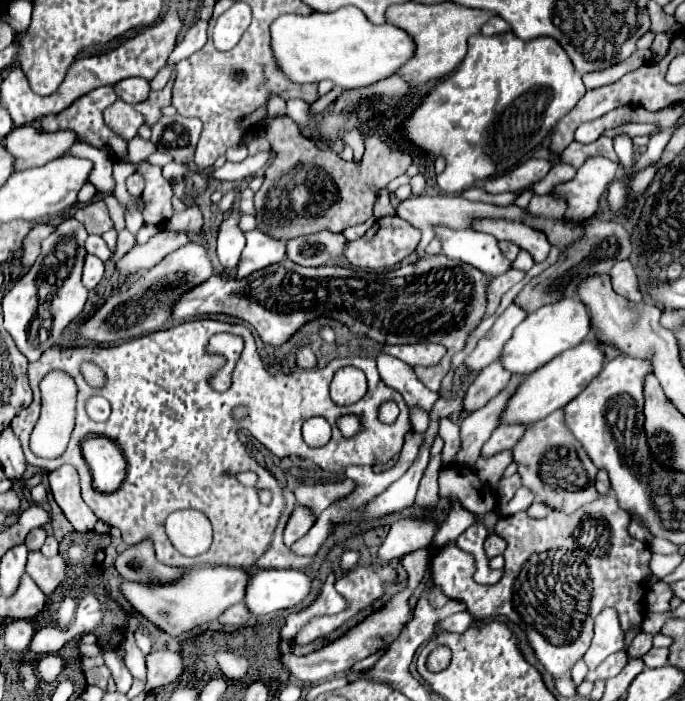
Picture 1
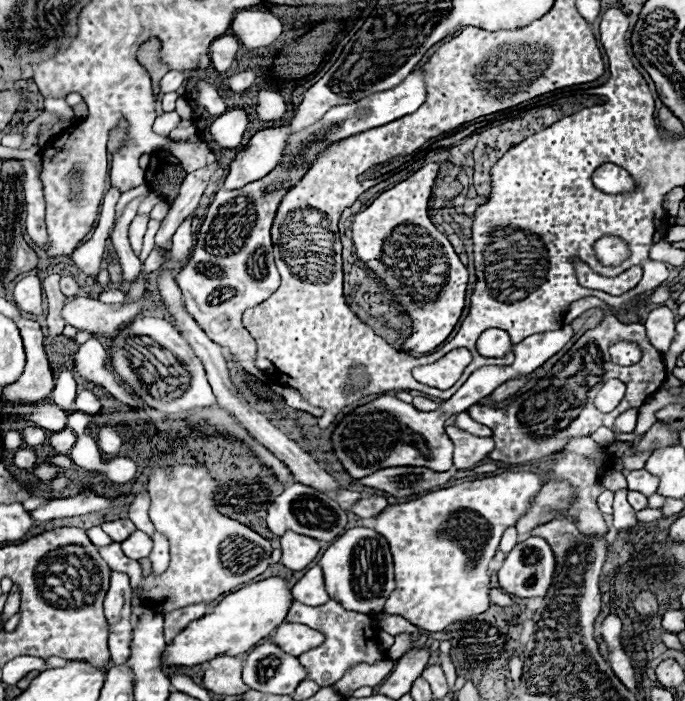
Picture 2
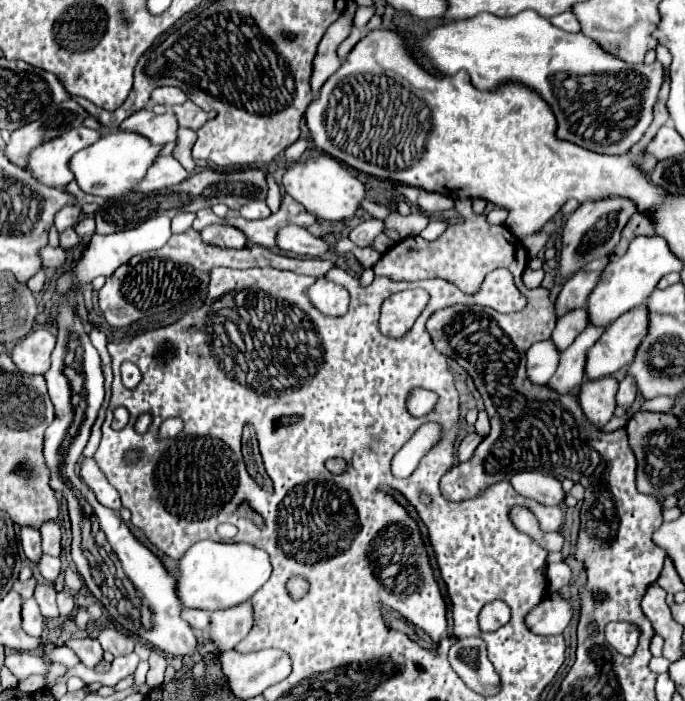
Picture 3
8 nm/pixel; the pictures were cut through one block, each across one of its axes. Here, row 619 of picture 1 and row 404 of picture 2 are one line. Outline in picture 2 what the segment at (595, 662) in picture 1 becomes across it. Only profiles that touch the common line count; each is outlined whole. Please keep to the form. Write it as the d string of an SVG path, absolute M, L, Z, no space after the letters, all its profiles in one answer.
M614 378L614 380L608 380L608 382L604 384L604 388L598 392L596 400L594 400L596 408L600 408L602 412L614 410L614 408L620 404L620 400L624 398L624 390L626 390L624 382L620 382L620 380L616 380L616 378Z

